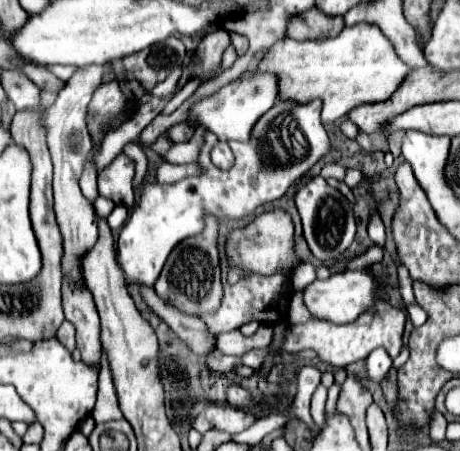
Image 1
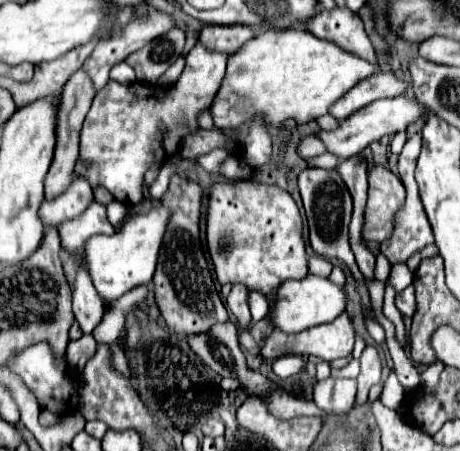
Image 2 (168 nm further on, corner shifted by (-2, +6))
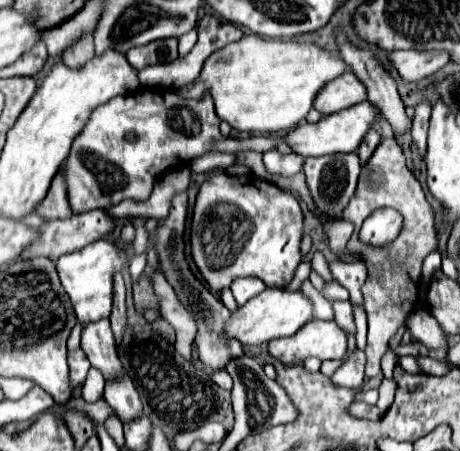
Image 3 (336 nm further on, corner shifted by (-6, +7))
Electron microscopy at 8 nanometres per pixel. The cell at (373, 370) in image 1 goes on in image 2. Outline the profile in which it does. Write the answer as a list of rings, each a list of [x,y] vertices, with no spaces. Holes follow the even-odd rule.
[[[367,319],[367,331],[369,331],[369,335],[375,339],[377,345],[383,345],[383,343],[385,343],[385,331],[383,331],[381,325],[375,323],[373,319]]]

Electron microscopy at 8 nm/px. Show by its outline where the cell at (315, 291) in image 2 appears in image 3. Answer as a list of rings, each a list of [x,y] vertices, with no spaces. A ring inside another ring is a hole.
[[[267,288],[259,296],[251,298],[245,306],[239,306],[239,310],[231,314],[223,330],[229,340],[239,340],[241,344],[247,344],[247,346],[259,346],[273,338],[293,336],[311,318],[313,318],[313,304],[301,292]]]

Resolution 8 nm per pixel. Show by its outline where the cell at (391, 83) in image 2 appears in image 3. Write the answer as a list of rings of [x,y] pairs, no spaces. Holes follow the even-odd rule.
[[[345,72],[343,76],[331,80],[331,84],[323,86],[323,92],[319,92],[319,96],[315,98],[315,110],[319,110],[321,114],[333,114],[355,106],[365,98],[365,86],[353,72]]]

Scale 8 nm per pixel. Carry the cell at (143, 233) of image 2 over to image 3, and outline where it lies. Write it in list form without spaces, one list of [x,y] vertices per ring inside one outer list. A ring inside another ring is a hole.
[[[97,240],[77,252],[65,254],[55,262],[55,268],[59,272],[59,280],[63,288],[67,290],[67,296],[75,308],[77,320],[81,324],[89,324],[101,318],[107,318],[111,312],[111,300],[113,300],[113,274],[123,268],[127,262],[125,250],[109,240]]]

